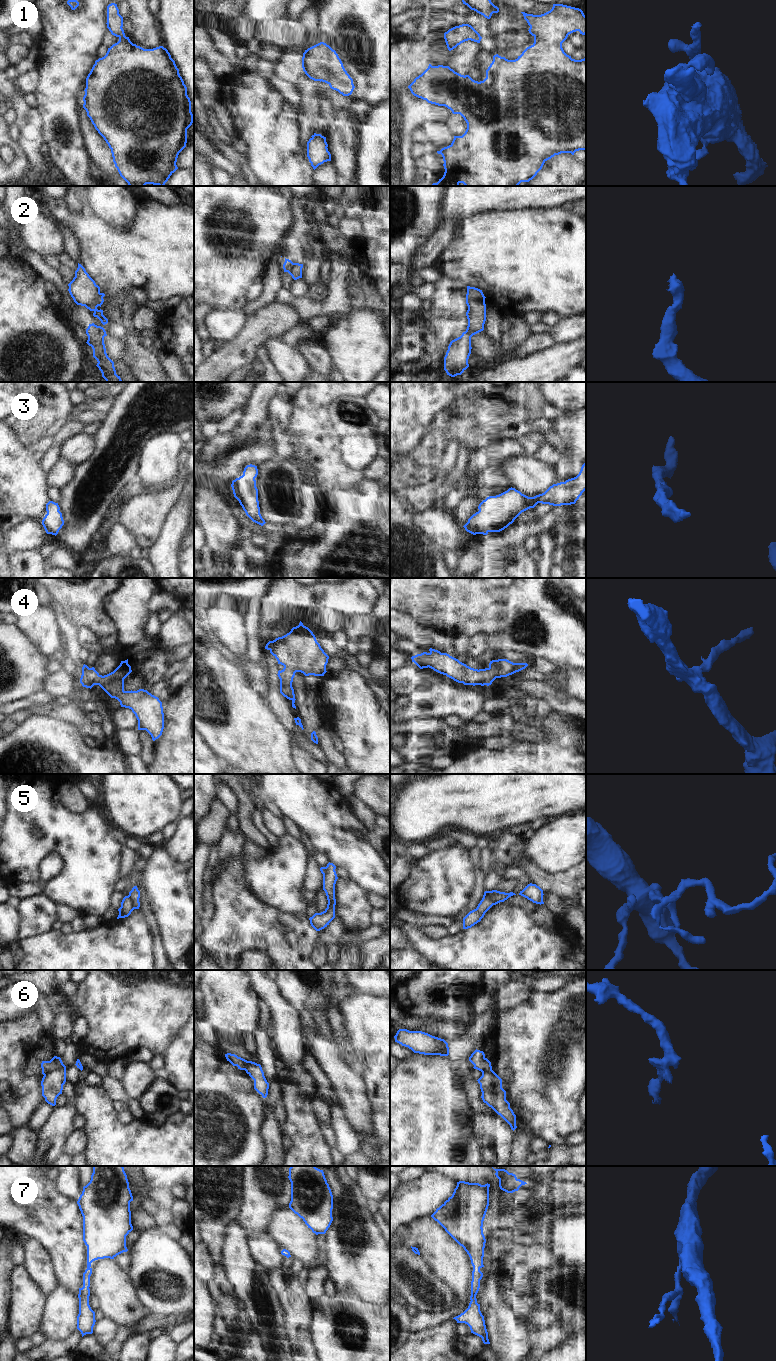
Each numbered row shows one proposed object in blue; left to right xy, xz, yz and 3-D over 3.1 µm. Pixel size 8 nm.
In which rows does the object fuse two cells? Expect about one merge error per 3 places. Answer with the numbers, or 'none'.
2, 5, 6

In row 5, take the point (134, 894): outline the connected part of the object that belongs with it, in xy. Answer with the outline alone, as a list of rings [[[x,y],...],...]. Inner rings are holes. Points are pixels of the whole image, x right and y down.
[[[134,886],[132,890],[129,892],[128,895],[131,899],[132,905],[134,906],[135,909],[139,909],[140,907],[140,891],[138,890],[137,886]]]

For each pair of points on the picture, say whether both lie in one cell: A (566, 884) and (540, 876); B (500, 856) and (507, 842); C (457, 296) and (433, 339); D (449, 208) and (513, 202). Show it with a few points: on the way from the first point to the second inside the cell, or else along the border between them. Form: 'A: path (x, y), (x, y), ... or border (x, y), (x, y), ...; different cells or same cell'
A: path (560, 883), (546, 881); same cell
B: path (503, 853), (507, 845); same cell
C: path (457, 307), (457, 315), (444, 328); same cell
D: path (465, 200), (497, 200); same cell

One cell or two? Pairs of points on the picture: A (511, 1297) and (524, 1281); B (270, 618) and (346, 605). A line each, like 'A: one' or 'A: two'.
A: two
B: one

